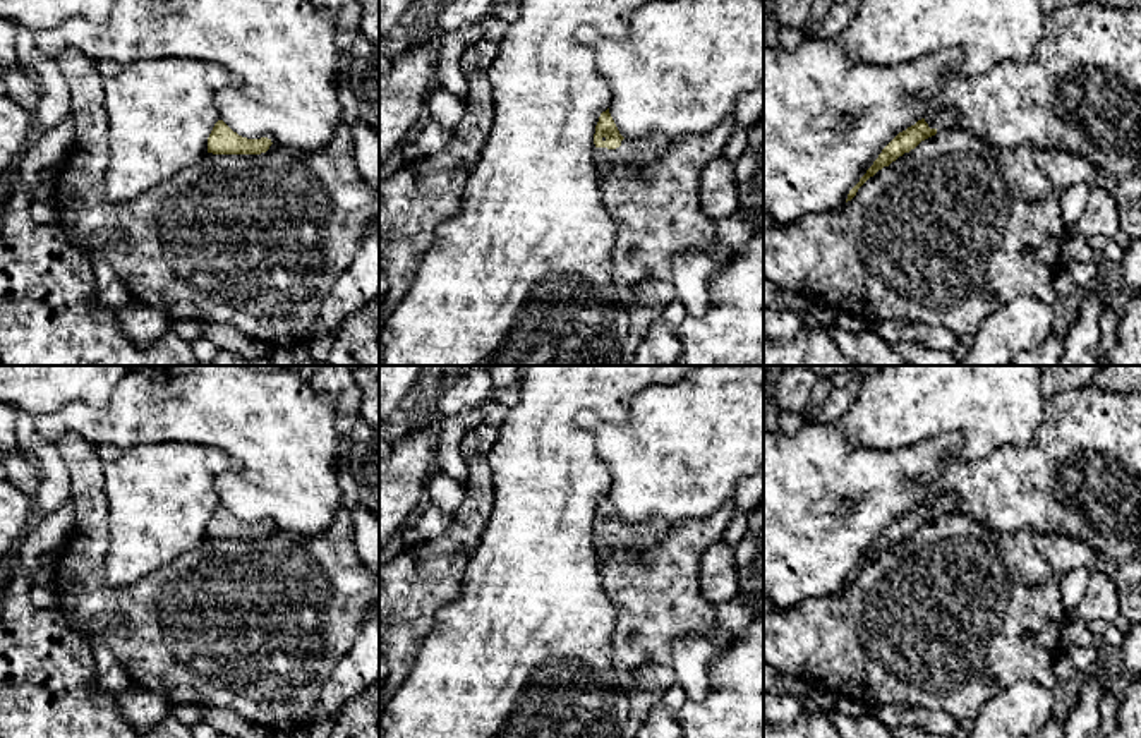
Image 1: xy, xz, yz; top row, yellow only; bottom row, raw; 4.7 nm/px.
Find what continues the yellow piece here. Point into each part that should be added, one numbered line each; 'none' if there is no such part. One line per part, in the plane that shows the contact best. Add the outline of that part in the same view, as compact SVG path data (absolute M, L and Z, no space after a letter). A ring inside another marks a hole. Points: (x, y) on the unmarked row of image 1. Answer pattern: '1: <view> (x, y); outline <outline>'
1: xz (632, 536); outline M623 523L616 534L595 532L595 547L607 551L630 551L637 547L650 547L662 539L664 527L661 523Z

